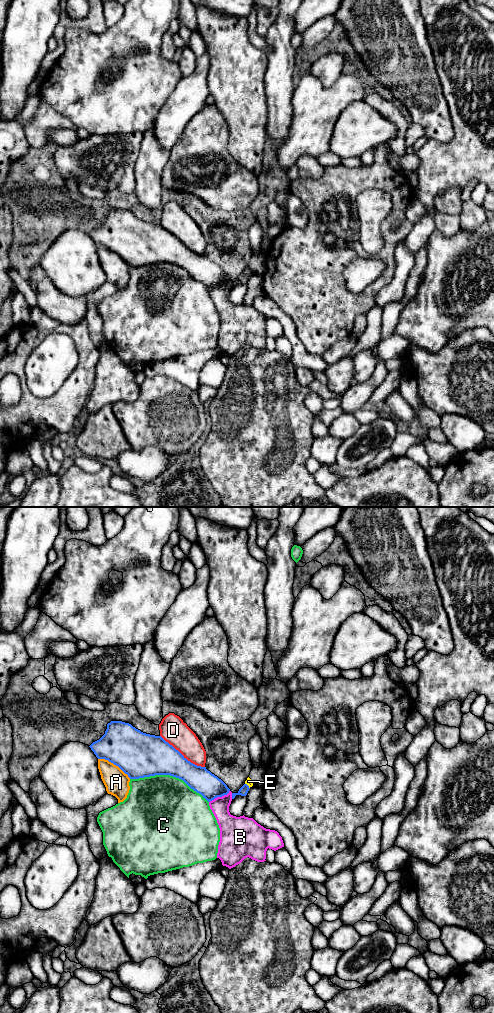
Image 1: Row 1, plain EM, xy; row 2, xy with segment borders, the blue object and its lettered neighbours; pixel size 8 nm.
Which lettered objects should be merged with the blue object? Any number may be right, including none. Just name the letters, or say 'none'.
E

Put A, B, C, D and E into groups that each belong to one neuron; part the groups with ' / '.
A / B / C / D / E

